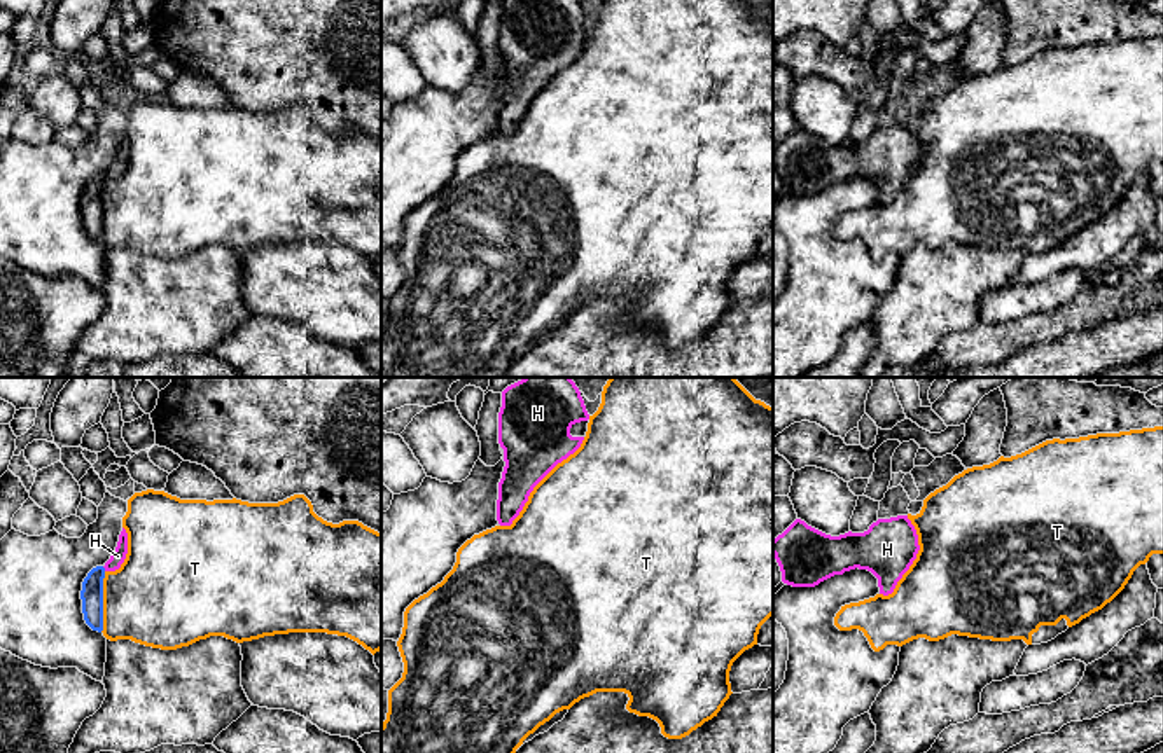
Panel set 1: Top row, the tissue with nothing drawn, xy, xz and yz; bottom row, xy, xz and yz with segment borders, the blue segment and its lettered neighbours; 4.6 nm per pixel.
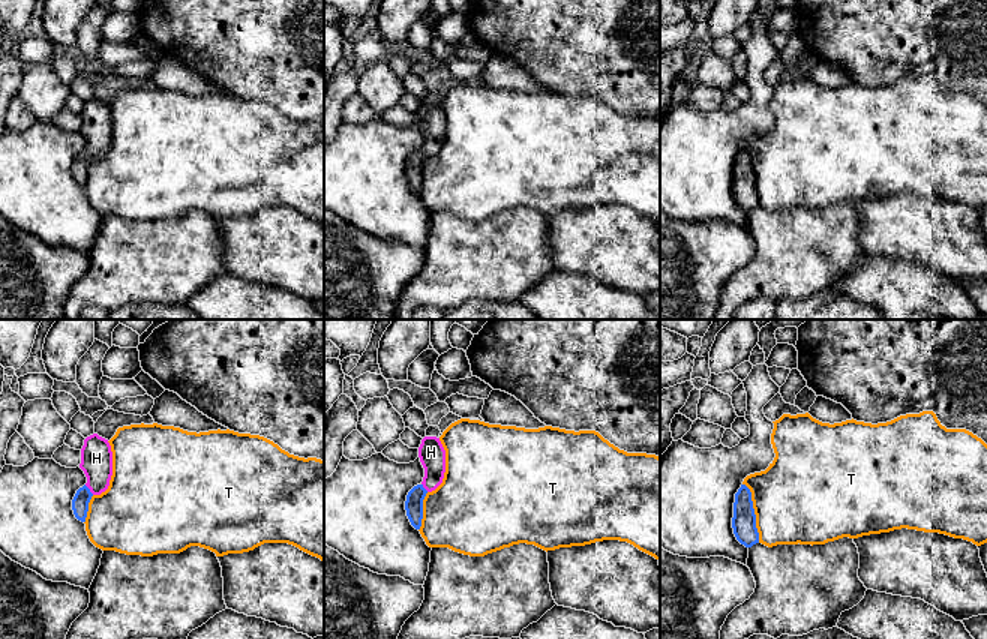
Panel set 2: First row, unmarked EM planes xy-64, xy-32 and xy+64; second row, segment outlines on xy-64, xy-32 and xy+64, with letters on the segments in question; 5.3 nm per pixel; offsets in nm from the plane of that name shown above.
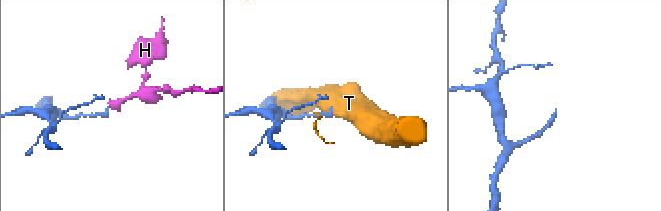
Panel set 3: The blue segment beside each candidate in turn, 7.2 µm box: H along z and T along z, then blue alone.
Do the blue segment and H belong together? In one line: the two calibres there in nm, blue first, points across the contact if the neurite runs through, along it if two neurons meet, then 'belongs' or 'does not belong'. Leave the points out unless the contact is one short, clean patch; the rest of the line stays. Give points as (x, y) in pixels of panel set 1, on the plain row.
calibres 110 and 70 nm; way xy (91, 203), (93, 189), (104, 177), (118, 165); belongs

